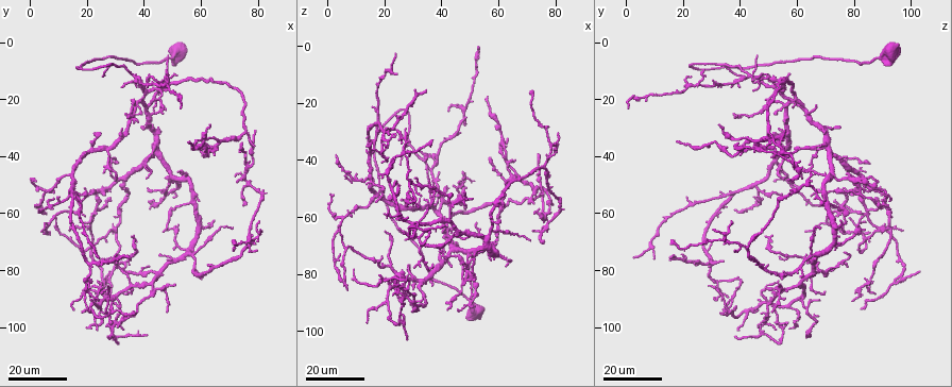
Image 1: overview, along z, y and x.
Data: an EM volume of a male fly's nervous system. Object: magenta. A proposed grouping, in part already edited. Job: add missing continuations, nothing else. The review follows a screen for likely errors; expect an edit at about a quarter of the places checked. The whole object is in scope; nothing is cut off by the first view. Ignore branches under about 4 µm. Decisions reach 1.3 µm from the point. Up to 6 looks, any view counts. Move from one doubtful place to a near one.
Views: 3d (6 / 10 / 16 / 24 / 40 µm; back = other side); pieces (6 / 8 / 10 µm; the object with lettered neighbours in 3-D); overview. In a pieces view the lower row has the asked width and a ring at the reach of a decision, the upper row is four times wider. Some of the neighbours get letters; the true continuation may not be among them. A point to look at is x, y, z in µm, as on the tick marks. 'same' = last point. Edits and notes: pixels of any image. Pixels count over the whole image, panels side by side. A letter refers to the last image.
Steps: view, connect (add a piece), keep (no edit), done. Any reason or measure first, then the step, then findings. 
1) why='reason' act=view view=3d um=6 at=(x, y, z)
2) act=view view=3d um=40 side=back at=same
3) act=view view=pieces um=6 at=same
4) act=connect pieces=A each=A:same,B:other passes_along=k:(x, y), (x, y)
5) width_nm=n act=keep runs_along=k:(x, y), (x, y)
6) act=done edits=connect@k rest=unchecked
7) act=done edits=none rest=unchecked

why='free end' act=view view=3d um=16 at=(51, 50, 89)

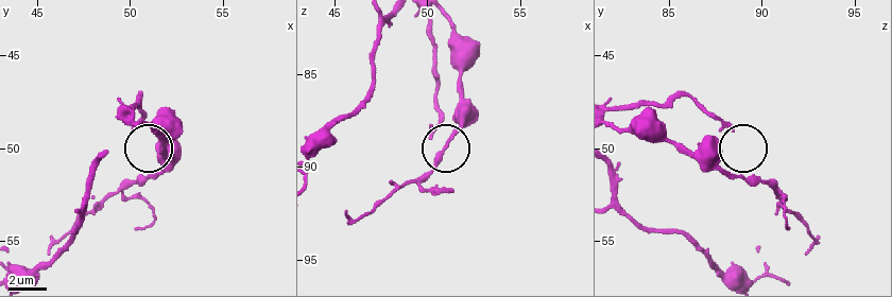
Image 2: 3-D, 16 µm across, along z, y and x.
act=view view=pieces um=8 at=(50.1, 48.8, 88.4)

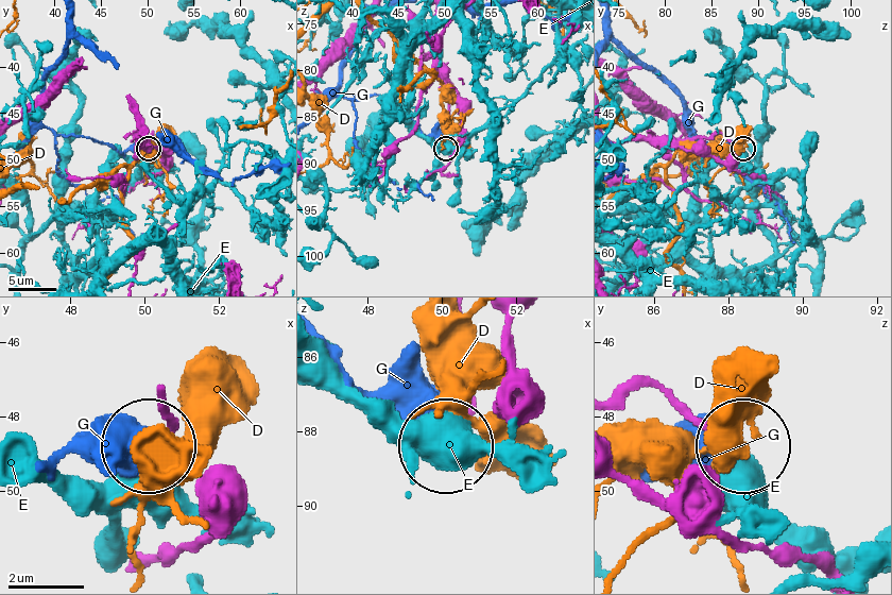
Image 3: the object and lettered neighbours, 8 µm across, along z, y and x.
width_nm=230 act=keep each=D:other,E:other,G:other found='none of them fits'

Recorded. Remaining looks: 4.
why='branch stops here' act=view view=3d um=16 at=(43, 40, 77)

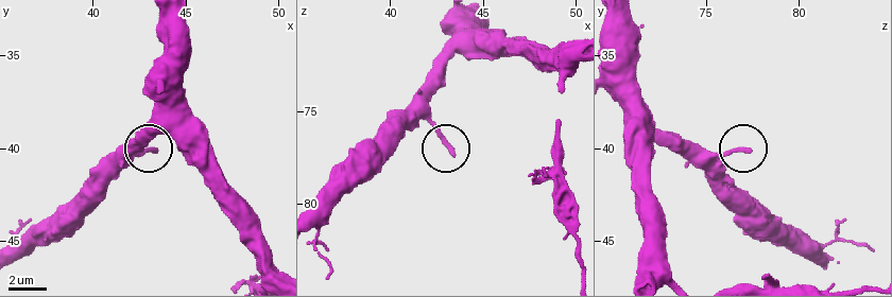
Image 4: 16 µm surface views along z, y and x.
why='what lies round it' act=view view=pieces um=6 at=(43.4, 40.1, 77.2)

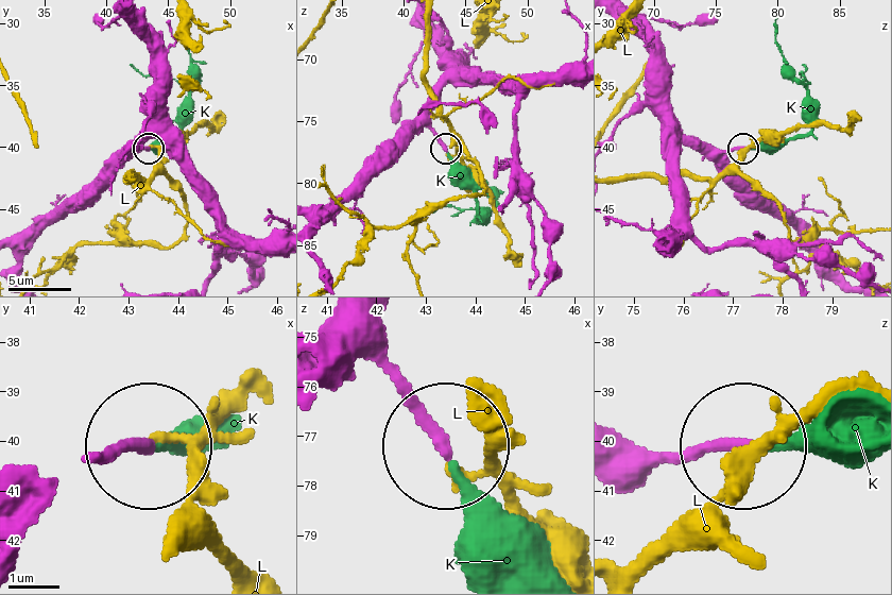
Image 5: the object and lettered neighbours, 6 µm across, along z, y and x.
act=connect pieces=K each=K:same,L:other passes_along=5:(640, 448), (869, 444) found='it goes on there'

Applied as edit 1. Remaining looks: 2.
why='branch stops here' act=view view=3d um=24 at=(34, 76, 16)

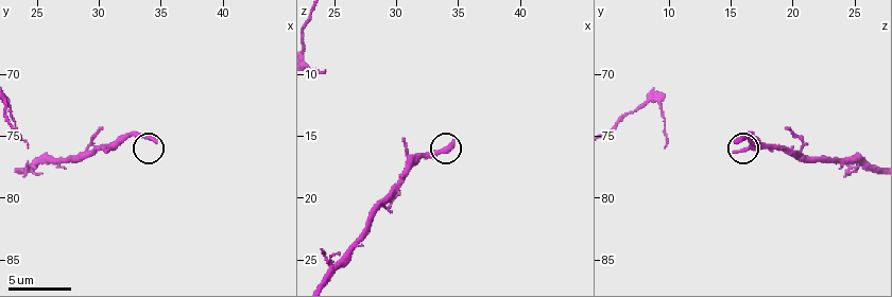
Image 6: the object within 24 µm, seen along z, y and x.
act=view view=pieces um=8 at=(34.6, 75.6, 15.4)

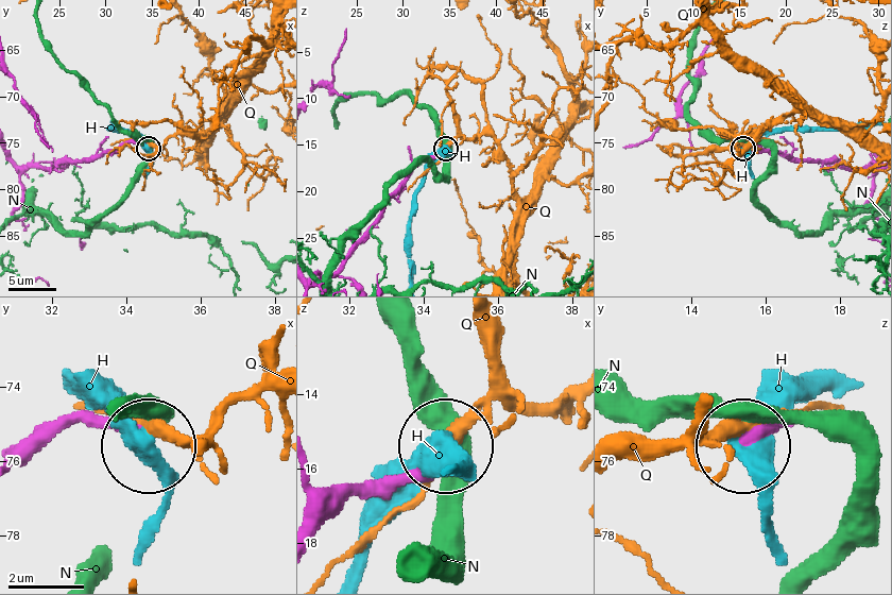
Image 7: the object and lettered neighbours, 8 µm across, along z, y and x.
act=keep each=H:other,N:other,Q:other runs_along=7:(321, 525), (349, 499), (406, 483), (441, 453) found='no lettered piece goes on from it'

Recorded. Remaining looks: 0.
act=done edits=connect@5 rest=unchecked

